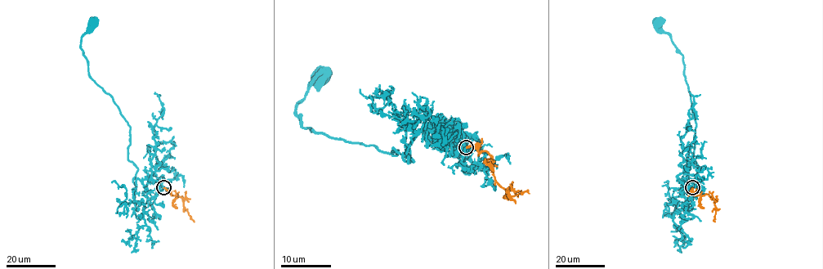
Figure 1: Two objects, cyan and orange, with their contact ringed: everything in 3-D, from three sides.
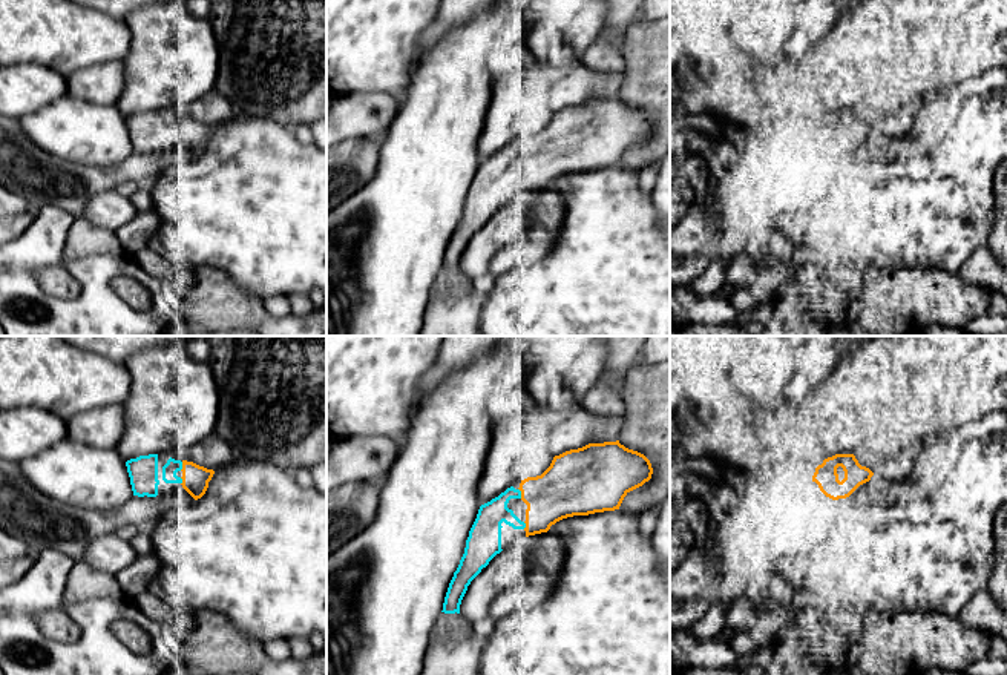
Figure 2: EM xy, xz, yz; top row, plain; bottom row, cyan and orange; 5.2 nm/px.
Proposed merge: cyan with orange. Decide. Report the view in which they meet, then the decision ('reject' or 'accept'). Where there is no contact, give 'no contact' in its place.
meets cyan in xz; accept

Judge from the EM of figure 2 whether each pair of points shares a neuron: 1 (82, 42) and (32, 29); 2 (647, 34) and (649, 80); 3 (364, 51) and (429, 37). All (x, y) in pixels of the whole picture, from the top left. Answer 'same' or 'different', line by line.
1: same
2: same
3: different

